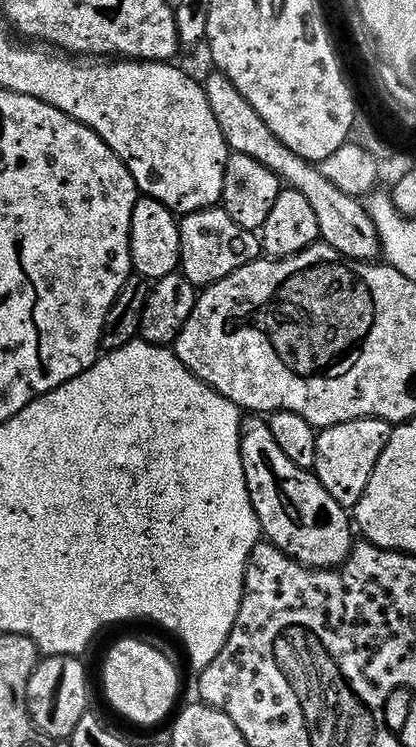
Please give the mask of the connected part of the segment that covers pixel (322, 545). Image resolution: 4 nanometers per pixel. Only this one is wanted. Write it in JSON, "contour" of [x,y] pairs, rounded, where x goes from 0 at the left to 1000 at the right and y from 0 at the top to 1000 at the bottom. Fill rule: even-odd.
{"contour":[[[606,554],[606,568],[582,568],[582,582],[596,588],[596,592],[577,592],[591,651],[625,695],[625,711],[639,719],[642,727],[743,760],[808,760],[825,755],[851,732],[849,703],[841,700],[839,687],[820,675],[803,672],[803,667],[793,667],[774,645],[743,628],[719,627],[707,618],[697,618],[697,613],[688,613],[678,597],[659,589],[649,570],[623,556]]]}

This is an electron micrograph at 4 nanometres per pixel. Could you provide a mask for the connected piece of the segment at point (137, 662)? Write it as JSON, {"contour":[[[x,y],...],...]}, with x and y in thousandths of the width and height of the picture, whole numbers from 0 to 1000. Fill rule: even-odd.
{"contour":[[[288,857],[250,884],[250,932],[262,945],[313,968],[385,969],[394,963],[401,965],[425,946],[433,905],[370,863],[346,857]]]}

